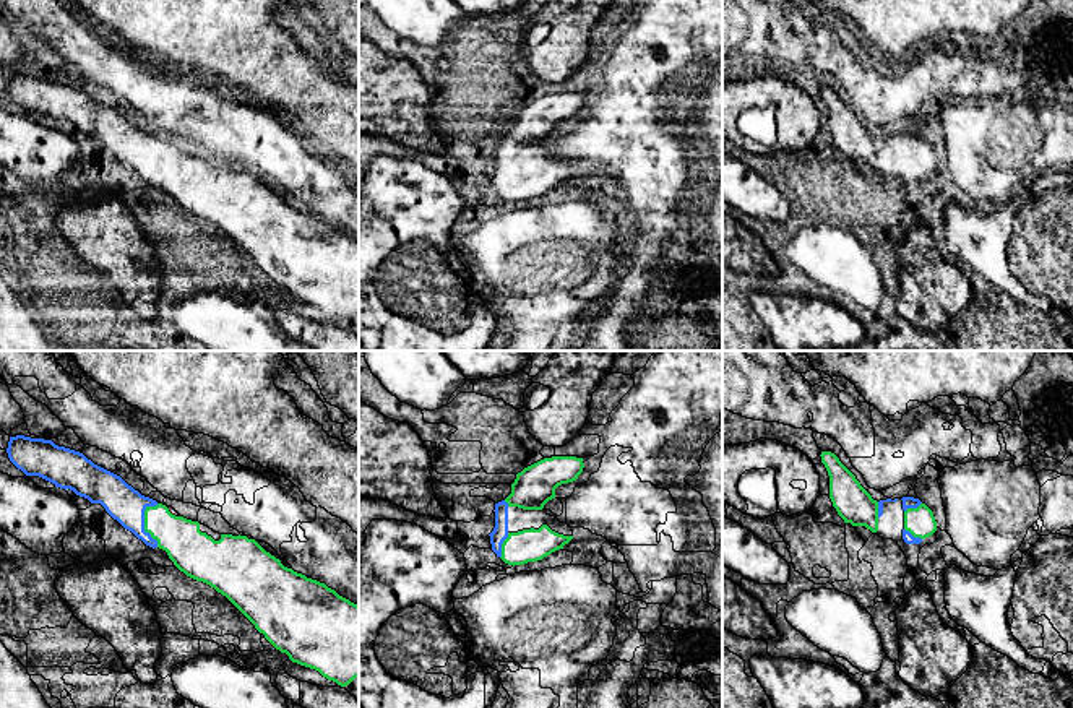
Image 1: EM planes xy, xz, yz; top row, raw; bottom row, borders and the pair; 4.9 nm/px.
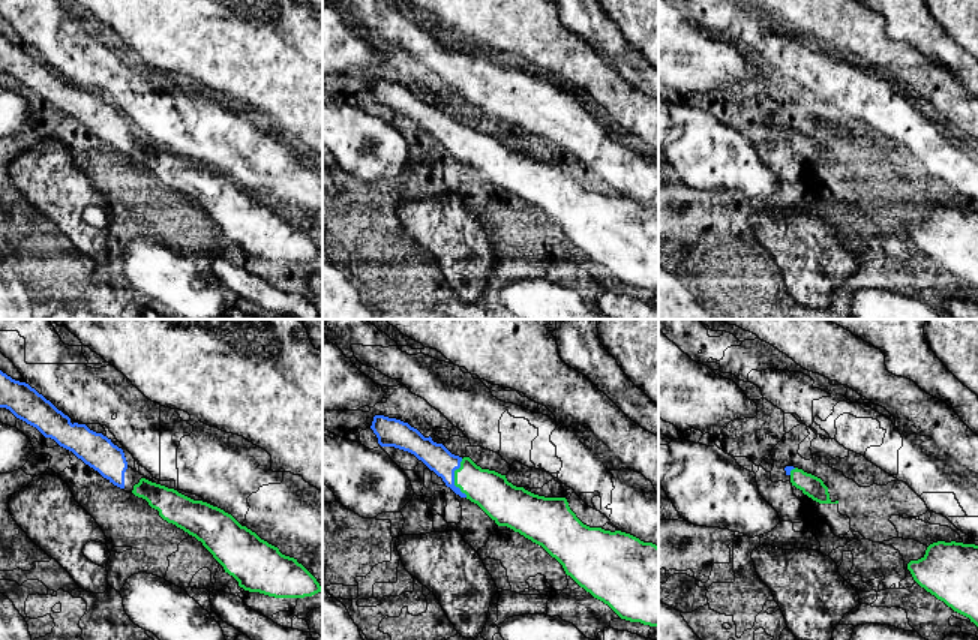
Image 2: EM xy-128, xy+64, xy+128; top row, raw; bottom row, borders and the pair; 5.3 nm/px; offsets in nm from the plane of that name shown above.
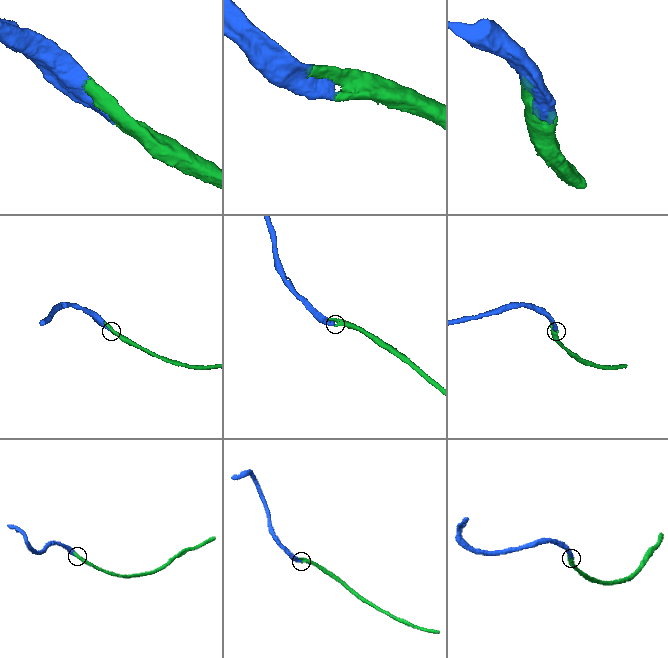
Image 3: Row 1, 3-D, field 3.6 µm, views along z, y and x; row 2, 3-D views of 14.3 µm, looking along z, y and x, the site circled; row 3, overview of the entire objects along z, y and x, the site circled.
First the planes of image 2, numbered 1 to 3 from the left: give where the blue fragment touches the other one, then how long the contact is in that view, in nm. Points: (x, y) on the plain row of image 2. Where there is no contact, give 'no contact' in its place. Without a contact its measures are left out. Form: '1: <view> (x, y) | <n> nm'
1: no contact
2: xy+64 (455, 143) | 220 nm
3: xy+128 (791, 135) | 50 nm

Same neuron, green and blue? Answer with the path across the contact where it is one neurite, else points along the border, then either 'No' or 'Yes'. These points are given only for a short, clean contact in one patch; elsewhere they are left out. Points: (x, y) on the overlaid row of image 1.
Yes

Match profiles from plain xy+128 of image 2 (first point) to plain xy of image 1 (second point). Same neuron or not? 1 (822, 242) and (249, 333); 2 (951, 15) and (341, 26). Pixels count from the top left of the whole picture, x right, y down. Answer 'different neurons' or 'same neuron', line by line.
1: different neurons
2: same neuron

